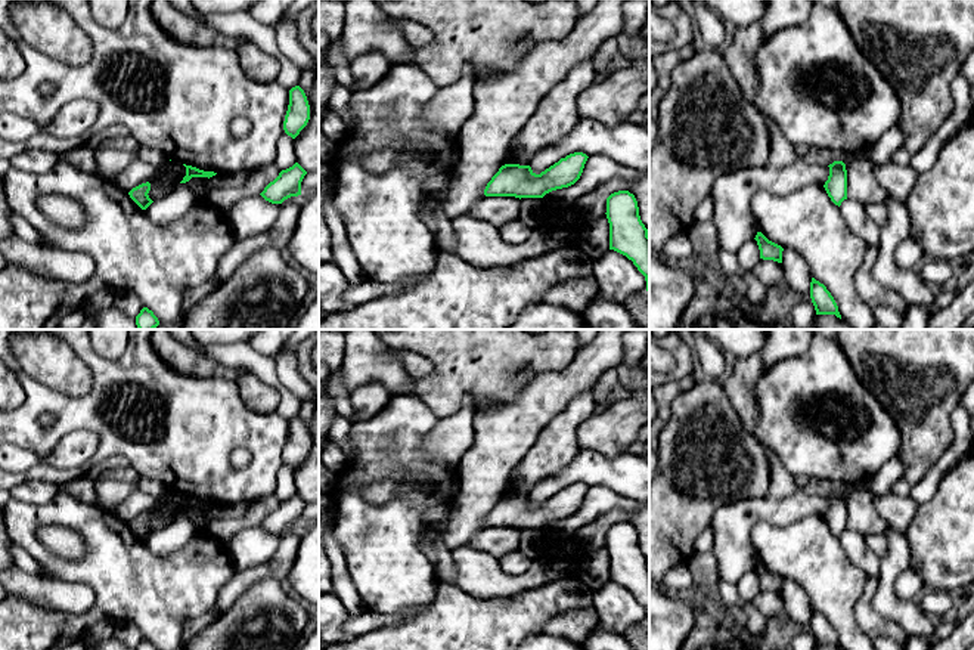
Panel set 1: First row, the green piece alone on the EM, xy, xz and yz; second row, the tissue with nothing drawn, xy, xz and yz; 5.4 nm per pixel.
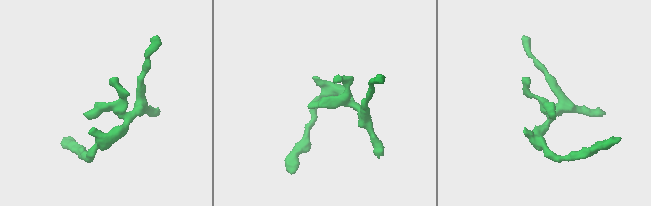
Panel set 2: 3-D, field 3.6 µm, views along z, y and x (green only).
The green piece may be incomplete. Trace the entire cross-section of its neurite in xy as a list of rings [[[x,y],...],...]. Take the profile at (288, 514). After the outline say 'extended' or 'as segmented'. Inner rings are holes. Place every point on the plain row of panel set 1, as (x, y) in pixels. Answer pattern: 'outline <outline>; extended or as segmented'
outline [[[295,493],[292,498],[282,501],[260,526],[272,535],[282,535],[291,527],[301,526],[301,513],[305,505],[307,502]]]; as segmented

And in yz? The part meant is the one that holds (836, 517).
outline [[[834,492],[829,498],[829,507],[823,519],[835,536],[847,530],[847,501],[843,492]]]; as segmented

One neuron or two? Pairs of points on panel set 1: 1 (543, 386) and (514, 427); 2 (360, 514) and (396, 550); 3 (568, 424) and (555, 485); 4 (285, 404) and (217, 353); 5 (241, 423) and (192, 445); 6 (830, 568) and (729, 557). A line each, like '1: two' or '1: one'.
1: one
2: one
3: two
4: one
5: one
6: two

